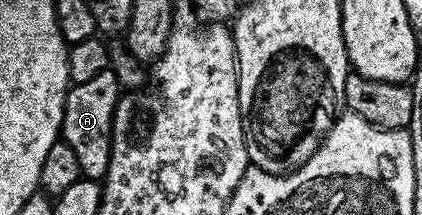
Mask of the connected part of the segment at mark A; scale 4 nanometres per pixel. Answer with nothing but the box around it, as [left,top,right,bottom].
[61,70,120,181]

